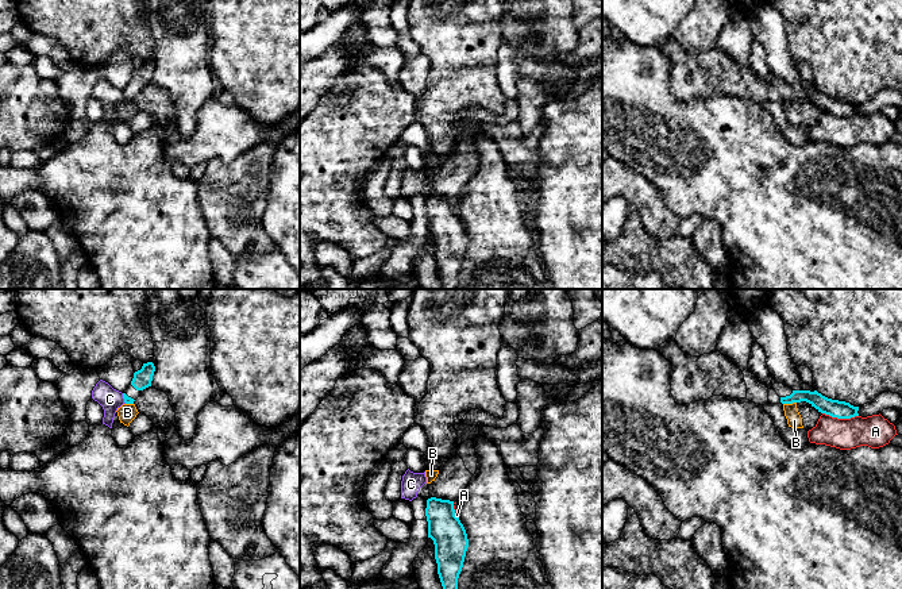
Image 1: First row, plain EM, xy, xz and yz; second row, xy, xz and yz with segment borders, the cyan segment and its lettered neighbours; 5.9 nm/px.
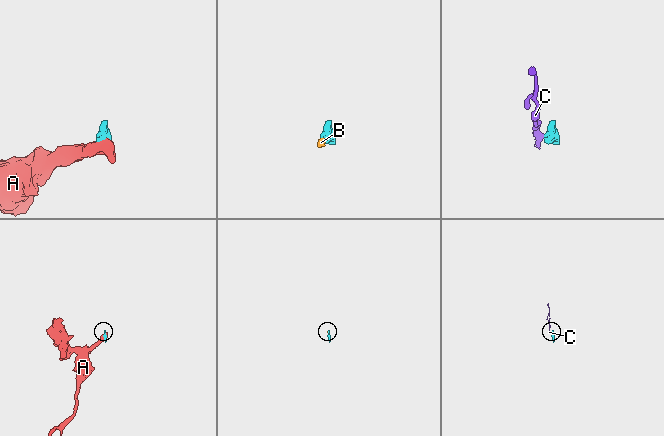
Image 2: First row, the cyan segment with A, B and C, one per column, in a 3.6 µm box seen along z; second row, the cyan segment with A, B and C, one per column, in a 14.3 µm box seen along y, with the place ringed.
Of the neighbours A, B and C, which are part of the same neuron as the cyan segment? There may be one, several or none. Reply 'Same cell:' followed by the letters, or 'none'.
Same cell: none

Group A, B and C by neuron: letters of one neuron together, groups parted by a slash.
A / B C

